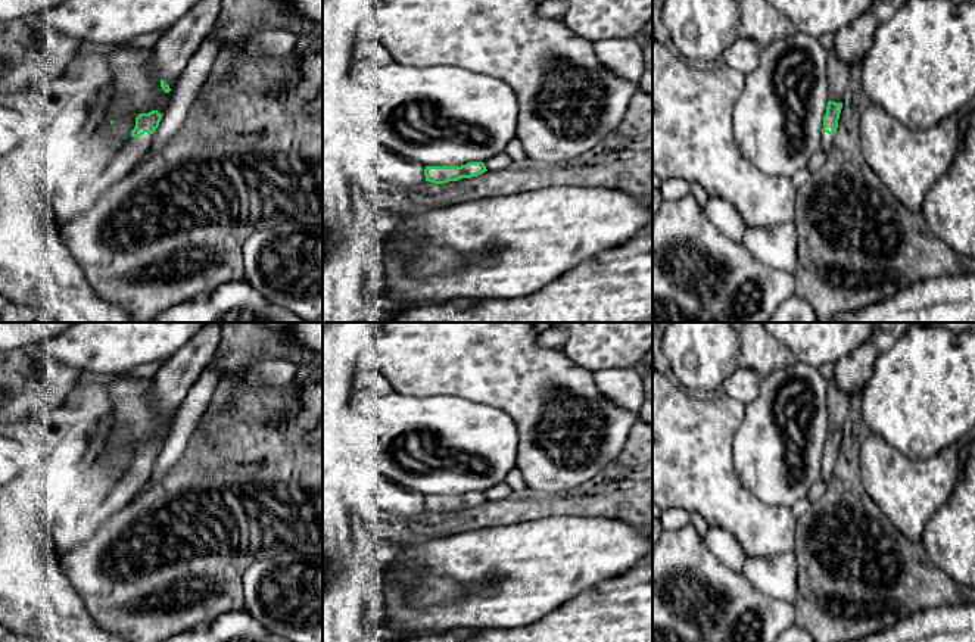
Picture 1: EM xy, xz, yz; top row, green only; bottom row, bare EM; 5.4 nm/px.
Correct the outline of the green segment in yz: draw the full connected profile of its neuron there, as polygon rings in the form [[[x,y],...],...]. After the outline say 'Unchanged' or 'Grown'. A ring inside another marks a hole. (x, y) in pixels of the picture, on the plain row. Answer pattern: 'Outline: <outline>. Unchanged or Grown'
Outline: [[[832,380],[828,387],[829,431],[823,446],[822,477],[829,482],[838,458],[842,426],[847,418],[850,399]]]. Grown

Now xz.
Outline: [[[470,492],[461,496],[426,496],[426,511],[434,514],[445,514],[449,511],[458,511],[461,508],[473,508],[486,502],[483,492]]]. Unchanged

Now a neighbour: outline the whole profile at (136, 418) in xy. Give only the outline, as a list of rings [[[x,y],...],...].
[[[119,374],[109,381],[109,395],[112,399],[112,418],[110,430],[106,434],[105,443],[96,456],[94,465],[103,467],[113,477],[124,477],[131,461],[135,456],[135,448],[140,443],[149,443],[158,440],[165,443],[174,423],[174,415],[169,415],[171,421],[165,423],[161,417],[161,406],[155,401],[153,380],[137,378],[133,374]]]

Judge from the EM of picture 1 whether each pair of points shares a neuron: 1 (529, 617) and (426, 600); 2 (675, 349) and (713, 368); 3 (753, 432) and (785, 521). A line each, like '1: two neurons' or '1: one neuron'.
1: two neurons
2: one neuron
3: two neurons

